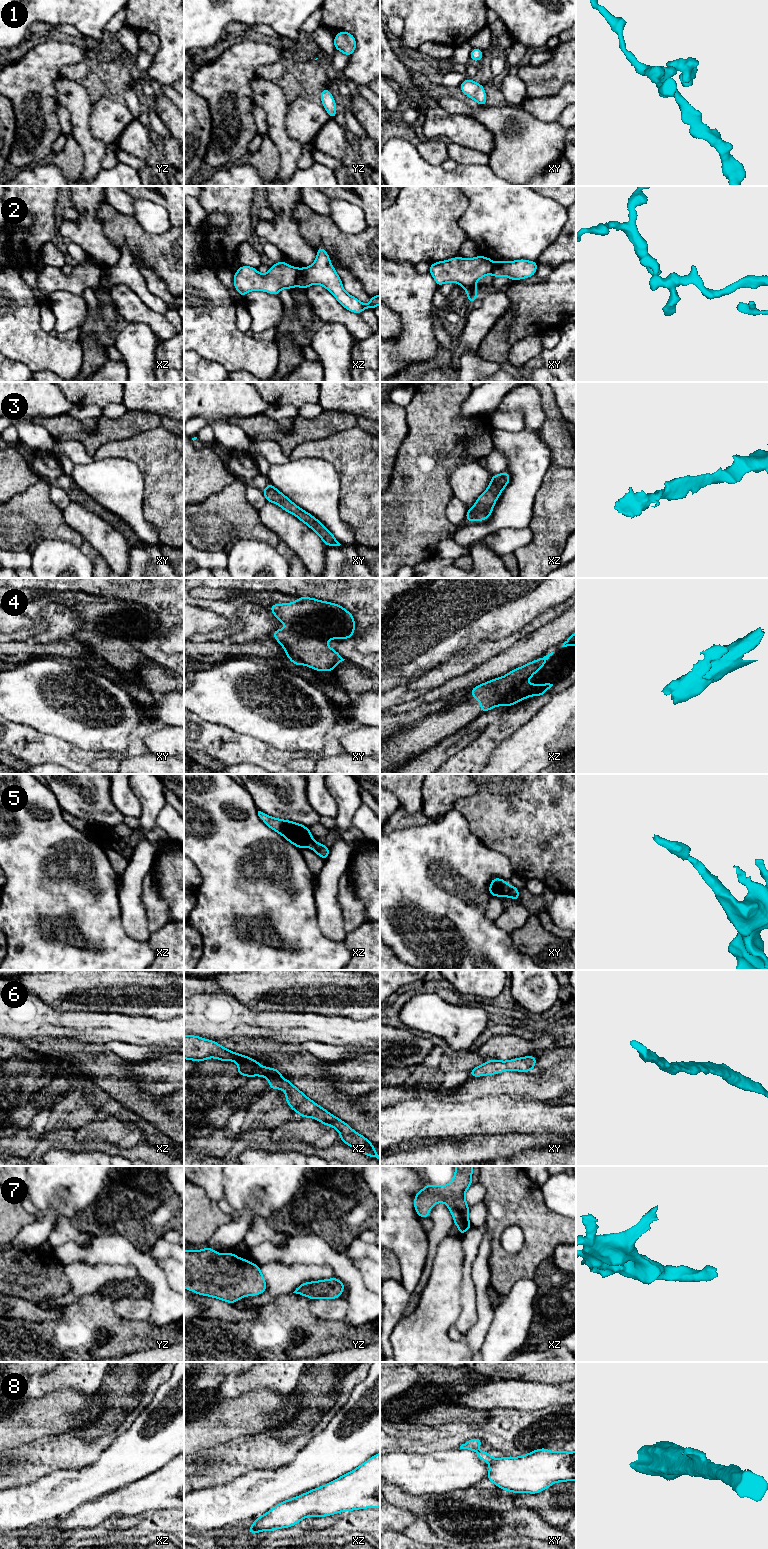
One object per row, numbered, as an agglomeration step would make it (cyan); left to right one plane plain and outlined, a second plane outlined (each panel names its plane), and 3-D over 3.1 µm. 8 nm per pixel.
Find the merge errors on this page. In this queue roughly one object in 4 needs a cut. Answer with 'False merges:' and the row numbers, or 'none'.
False merges: 2, 4, 8

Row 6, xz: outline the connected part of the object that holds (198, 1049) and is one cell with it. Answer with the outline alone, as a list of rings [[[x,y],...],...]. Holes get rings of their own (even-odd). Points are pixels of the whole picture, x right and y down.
[[[184,1035],[184,1059],[202,1062],[207,1058],[236,1062],[238,1064],[236,1074],[245,1075],[246,1077],[261,1076],[267,1078],[269,1089],[282,1089],[285,1092],[287,1104],[294,1113],[299,1112],[301,1114],[300,1119],[310,1117],[325,1126],[332,1126],[340,1133],[340,1140],[345,1144],[369,1157],[376,1157],[380,1160],[374,1145],[367,1138],[309,1099],[290,1080],[282,1078],[281,1070],[263,1067],[260,1062],[253,1060],[251,1057],[232,1052],[219,1045],[216,1041],[194,1035]]]

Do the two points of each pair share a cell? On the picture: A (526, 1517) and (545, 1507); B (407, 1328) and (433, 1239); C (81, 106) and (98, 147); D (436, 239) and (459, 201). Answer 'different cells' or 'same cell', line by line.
A: different cells
B: different cells
C: same cell
D: same cell

